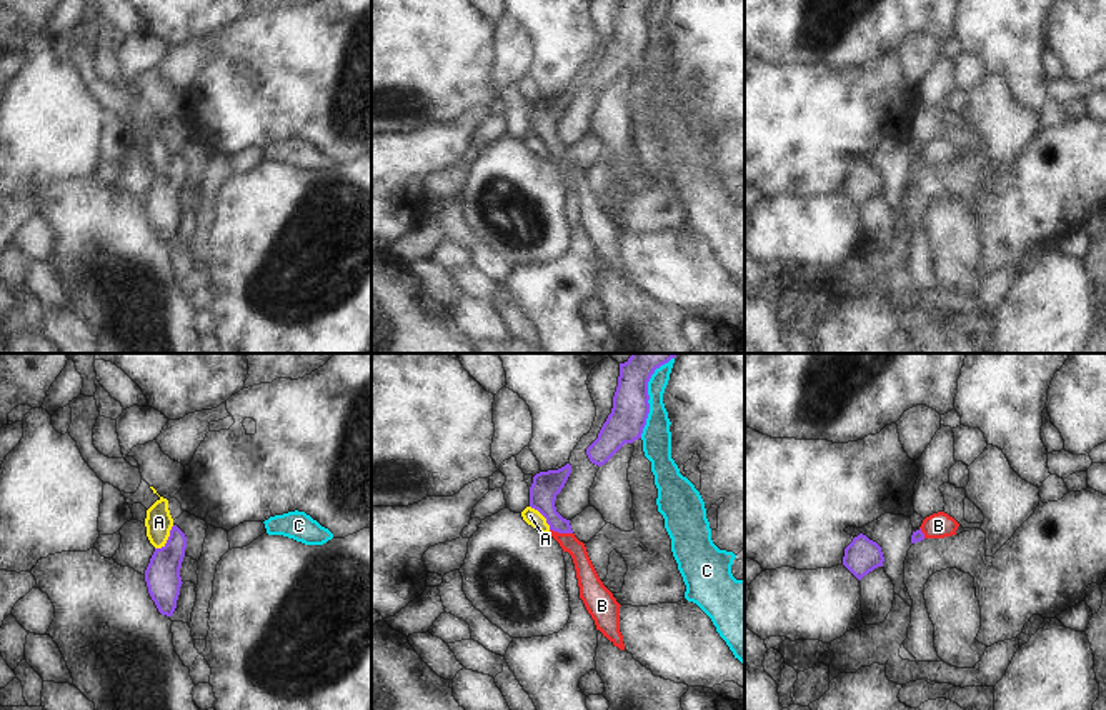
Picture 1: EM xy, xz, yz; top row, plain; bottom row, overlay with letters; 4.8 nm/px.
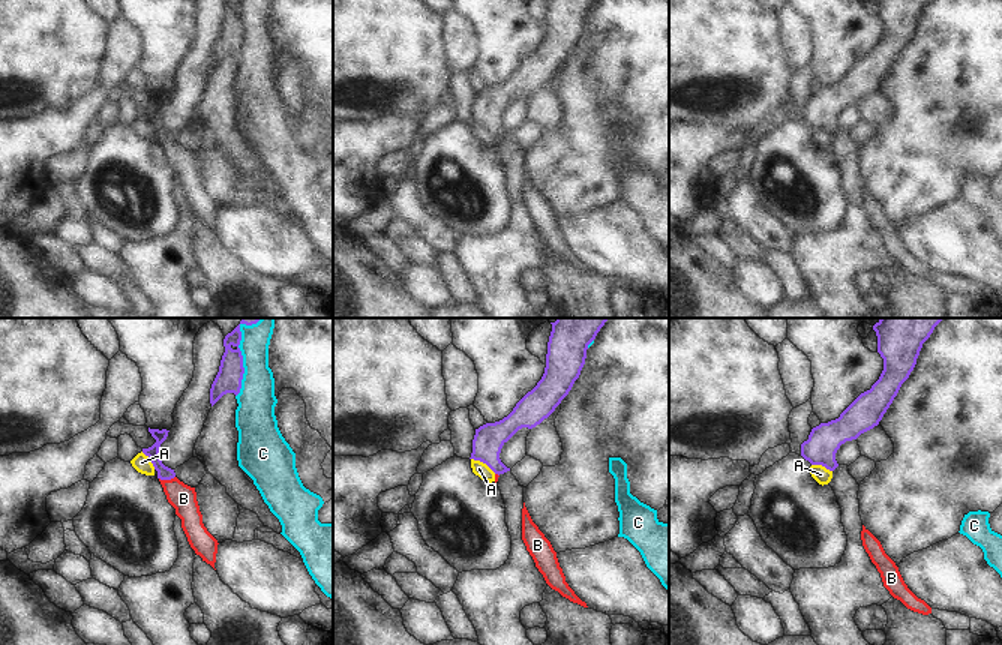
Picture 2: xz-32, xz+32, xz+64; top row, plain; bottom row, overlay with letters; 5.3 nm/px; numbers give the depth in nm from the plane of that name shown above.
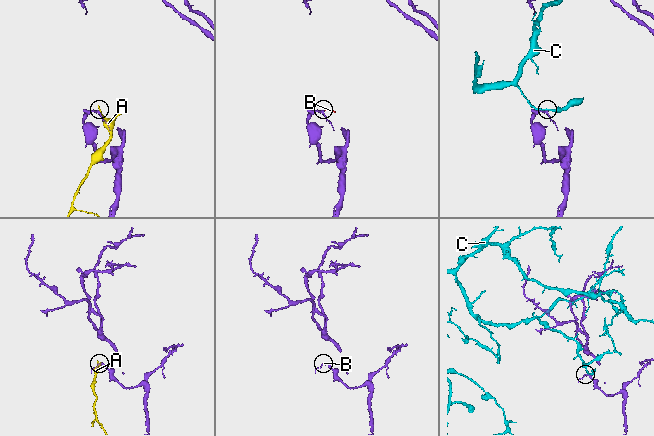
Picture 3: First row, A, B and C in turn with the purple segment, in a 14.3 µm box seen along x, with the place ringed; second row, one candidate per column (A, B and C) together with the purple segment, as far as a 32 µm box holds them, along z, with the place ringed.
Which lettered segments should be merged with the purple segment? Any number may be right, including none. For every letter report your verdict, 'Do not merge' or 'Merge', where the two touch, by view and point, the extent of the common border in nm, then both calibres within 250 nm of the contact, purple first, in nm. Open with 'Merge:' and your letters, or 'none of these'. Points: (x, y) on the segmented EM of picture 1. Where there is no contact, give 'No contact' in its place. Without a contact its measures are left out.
Merge: B
A: Do not merge. Touches purple at xy (169, 539). Shared border 150 nm. Thickness 170 nm (purple) against 140 nm
B: Merge. Touches purple at xz (562, 532). Shared border 110 nm. Thickness 140 nm (purple) against 100 nm
C: Do not merge. Touches purple at xz (648, 395). Shared border 420 nm. Thickness 180 nm (purple) against 140 nm

